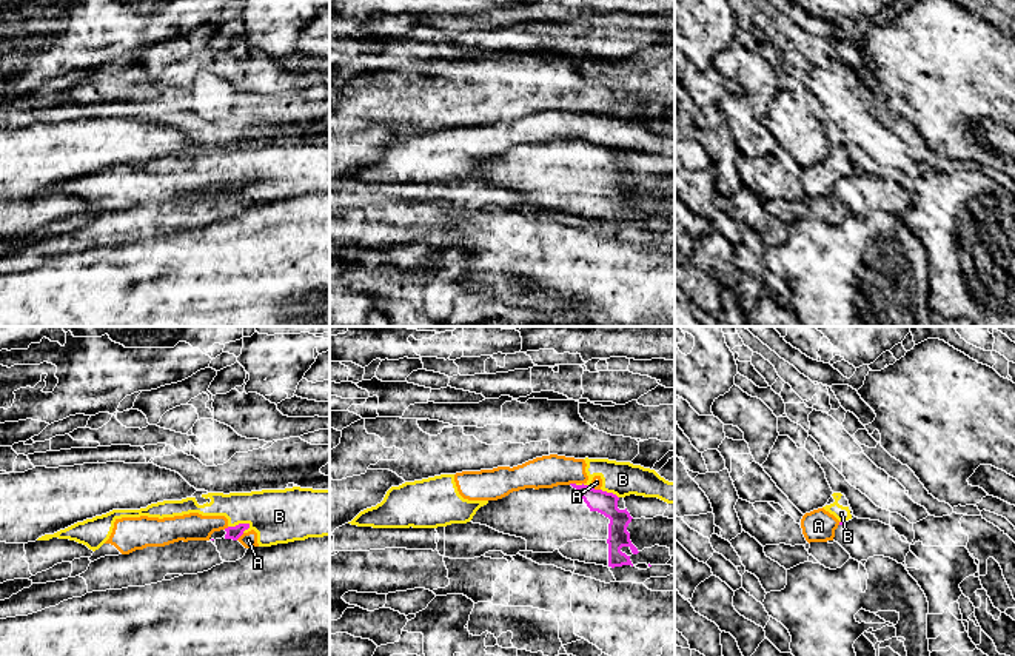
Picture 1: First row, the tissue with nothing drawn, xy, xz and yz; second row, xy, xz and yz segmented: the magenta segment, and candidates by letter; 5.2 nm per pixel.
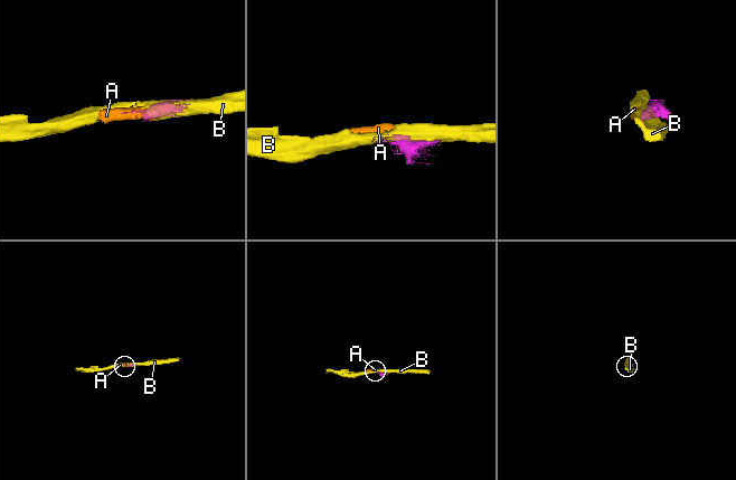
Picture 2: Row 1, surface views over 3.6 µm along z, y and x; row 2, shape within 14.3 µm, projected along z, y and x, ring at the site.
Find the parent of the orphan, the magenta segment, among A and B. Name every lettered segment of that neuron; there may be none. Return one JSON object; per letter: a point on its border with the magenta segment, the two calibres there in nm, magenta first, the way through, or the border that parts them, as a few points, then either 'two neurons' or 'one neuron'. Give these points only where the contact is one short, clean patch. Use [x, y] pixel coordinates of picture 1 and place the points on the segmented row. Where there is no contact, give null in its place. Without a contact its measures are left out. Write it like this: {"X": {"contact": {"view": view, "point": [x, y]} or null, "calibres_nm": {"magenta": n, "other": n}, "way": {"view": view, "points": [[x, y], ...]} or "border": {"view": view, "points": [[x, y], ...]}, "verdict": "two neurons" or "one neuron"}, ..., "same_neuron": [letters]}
{"A": {"contact": {"view": "xy", "point": [239, 536]}, "calibres_nm": {"magenta": 70, "other": 80}, "border": {"view": "xy", "points": [[244, 533], [236, 539]]}, "verdict": "two neurons"}, "B": {"contact": {"view": "xy", "point": [239, 524]}, "calibres_nm": {"magenta": 70, "other": 280}, "verdict": "two neurons"}, "same_neuron": []}

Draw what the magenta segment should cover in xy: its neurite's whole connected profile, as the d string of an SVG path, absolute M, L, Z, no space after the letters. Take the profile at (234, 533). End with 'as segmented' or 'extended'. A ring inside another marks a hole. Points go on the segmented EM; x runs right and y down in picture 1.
M239 524L236 527L228 527L225 530L214 531L211 534L209 541L211 539L216 541L216 539L222 539L222 537L237 541L243 534L243 531L248 528L250 528L250 524Z | extended

